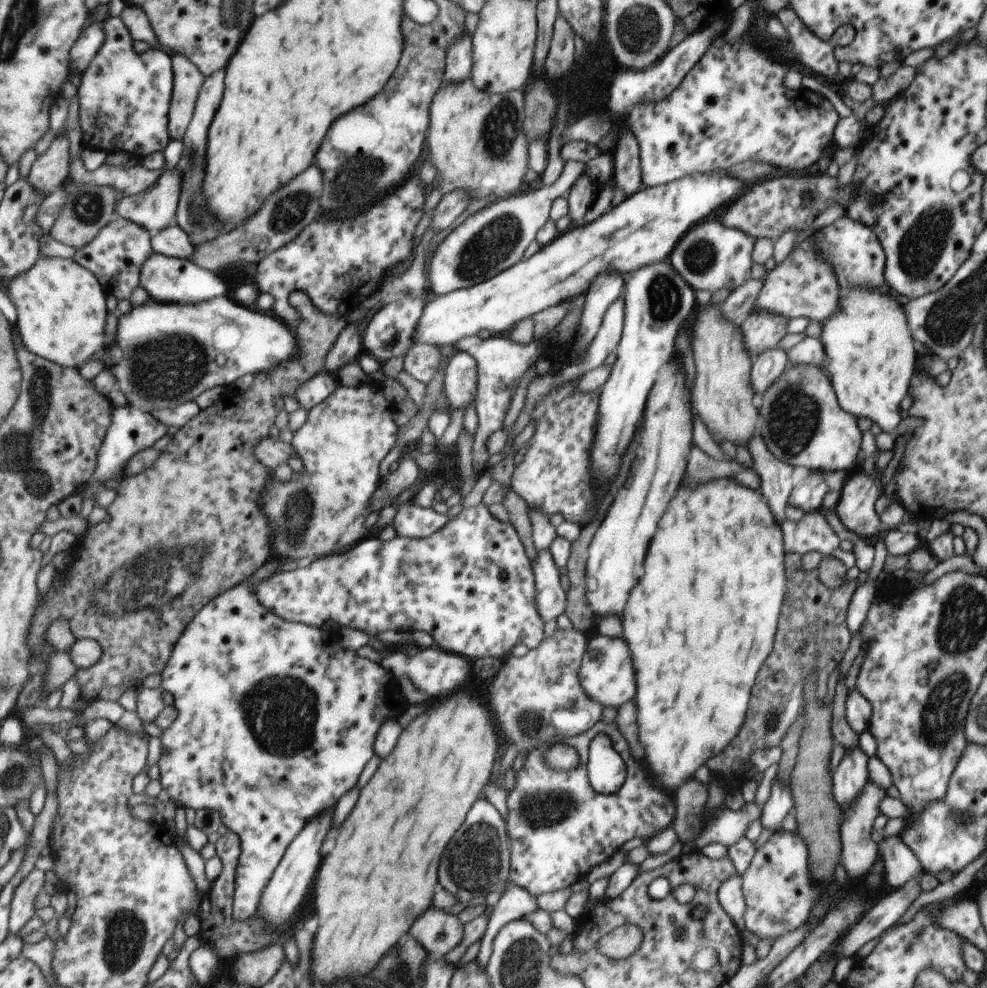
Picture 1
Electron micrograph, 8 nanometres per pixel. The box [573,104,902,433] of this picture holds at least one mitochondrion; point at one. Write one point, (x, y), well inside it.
(664, 301)

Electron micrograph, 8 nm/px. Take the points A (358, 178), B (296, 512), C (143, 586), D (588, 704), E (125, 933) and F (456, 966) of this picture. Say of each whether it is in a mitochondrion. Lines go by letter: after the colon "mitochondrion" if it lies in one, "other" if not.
A: mitochondrion
B: mitochondrion
C: mitochondrion
D: other
E: mitochondrion
F: other

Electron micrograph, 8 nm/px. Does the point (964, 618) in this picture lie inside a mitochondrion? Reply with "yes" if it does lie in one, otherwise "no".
yes

